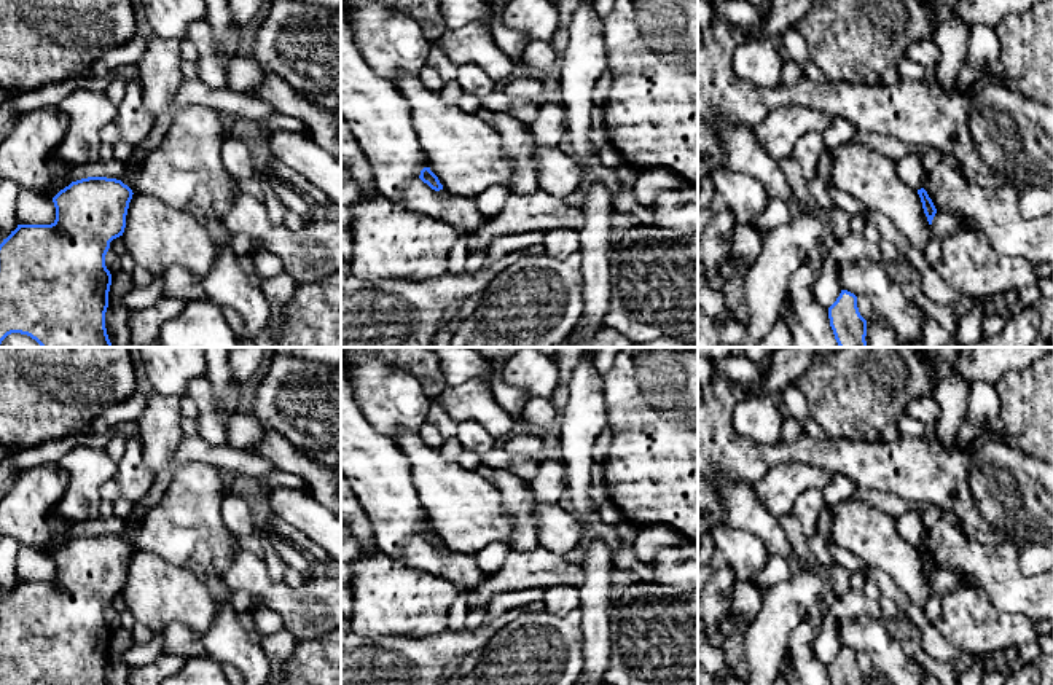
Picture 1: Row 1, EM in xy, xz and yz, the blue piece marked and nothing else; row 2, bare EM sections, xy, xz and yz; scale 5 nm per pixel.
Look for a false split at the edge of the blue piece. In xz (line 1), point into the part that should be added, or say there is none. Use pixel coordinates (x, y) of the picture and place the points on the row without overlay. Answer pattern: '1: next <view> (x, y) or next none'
1: next none

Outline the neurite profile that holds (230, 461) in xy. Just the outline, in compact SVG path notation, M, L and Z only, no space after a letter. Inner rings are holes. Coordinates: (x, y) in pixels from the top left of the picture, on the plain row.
M183 435L175 451L174 460L162 470L147 495L134 502L132 513L127 516L127 526L121 535L124 542L132 543L148 511L164 497L177 470L188 462L206 462L215 465L223 475L236 475L244 483L258 476L266 476L277 468L264 457L249 449L236 449L228 444L209 444L201 436Z

